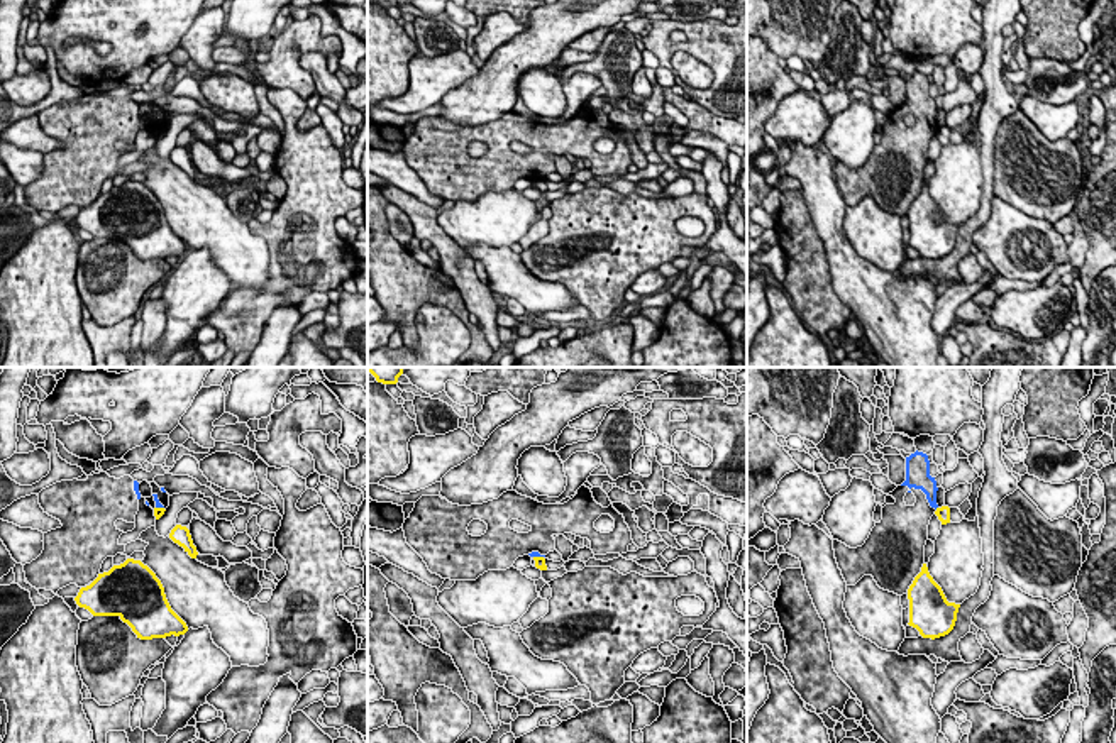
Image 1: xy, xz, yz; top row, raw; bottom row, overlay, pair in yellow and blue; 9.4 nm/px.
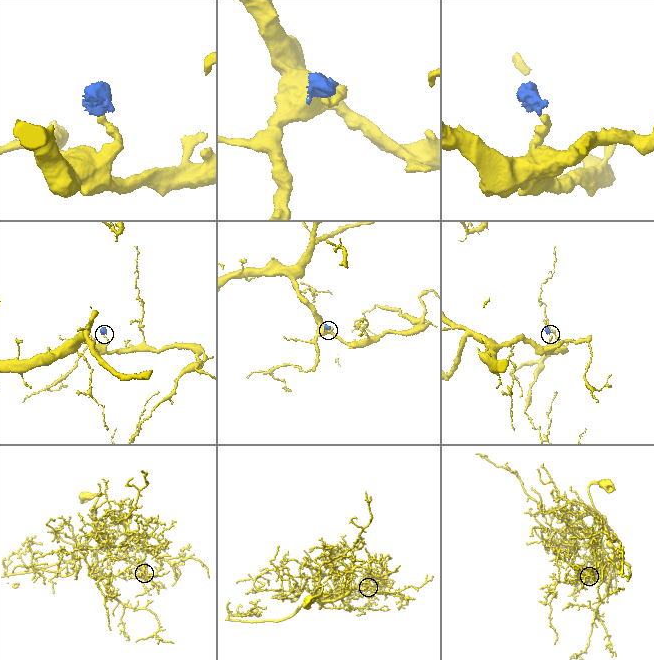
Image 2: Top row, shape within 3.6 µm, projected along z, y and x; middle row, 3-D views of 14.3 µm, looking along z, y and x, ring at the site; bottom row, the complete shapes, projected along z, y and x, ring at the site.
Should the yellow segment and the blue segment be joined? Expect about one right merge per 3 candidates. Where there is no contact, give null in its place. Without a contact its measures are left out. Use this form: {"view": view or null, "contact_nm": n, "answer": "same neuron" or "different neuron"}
{"view": "xz", "contact_nm": 100, "answer": "different neuron"}

